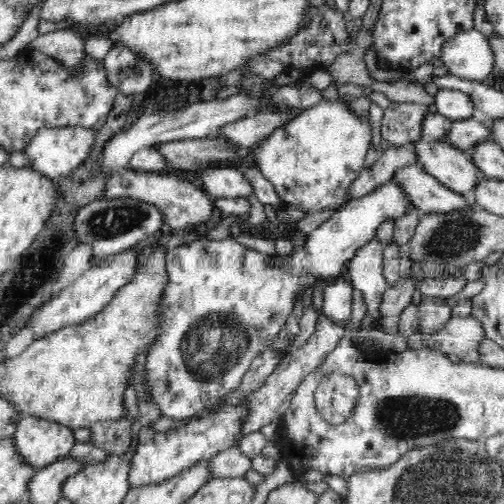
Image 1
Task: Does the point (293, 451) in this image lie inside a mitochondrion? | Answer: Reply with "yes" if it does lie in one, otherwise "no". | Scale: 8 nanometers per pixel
no

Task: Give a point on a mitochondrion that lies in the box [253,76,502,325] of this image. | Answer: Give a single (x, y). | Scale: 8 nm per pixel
(450, 238)

